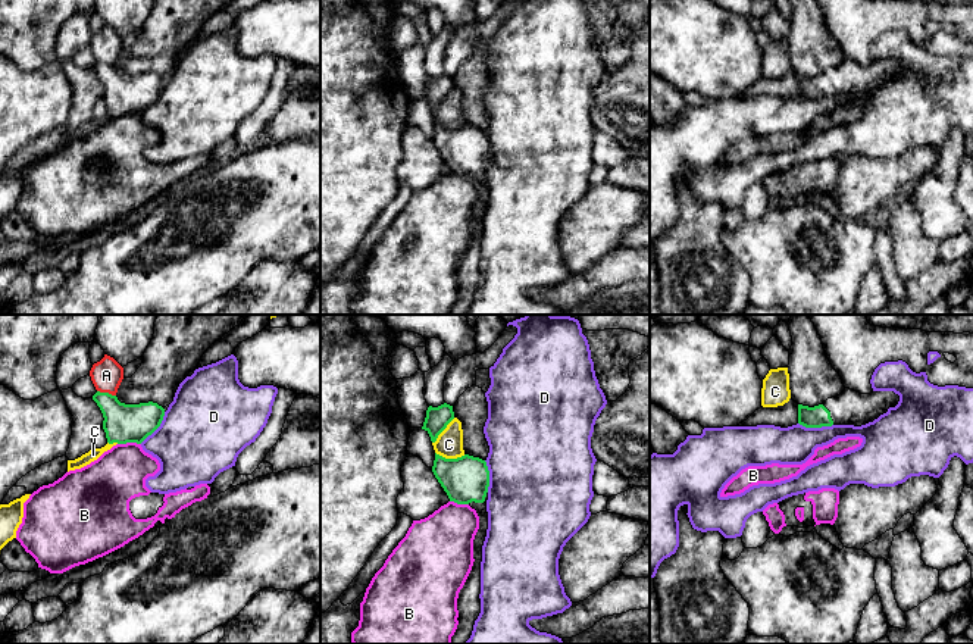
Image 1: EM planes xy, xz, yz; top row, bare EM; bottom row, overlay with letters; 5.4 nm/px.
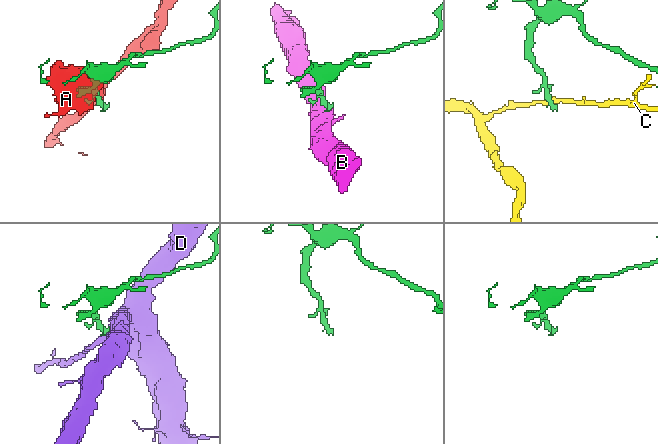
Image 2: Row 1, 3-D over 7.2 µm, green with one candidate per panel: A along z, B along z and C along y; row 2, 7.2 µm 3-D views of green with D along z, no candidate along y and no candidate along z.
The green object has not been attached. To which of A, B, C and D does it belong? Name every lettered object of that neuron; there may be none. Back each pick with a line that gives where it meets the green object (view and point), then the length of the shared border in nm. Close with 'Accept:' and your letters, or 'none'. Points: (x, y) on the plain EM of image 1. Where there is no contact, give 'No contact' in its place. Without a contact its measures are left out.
Accept: none

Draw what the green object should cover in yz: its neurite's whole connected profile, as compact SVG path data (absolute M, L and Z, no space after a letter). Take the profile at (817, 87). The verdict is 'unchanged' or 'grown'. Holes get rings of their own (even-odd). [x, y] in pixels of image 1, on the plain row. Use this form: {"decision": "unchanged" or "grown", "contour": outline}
{"decision": "grown", "contour": "M845 59L839 66L827 69L819 76L798 75L798 94L805 99L832 96L861 97L886 84L889 78L895 78L898 72L900 66L894 62L860 65Z"}

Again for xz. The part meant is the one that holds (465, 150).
{"decision": "grown", "contour": "M435 124L432 143L447 163L450 172L469 175L479 187L479 200L473 210L475 232L459 263L459 296L451 307L451 315L464 315L470 309L475 291L481 284L481 232L482 216L488 200L486 171L489 141L486 132L479 128L464 125L457 129L445 129Z"}

